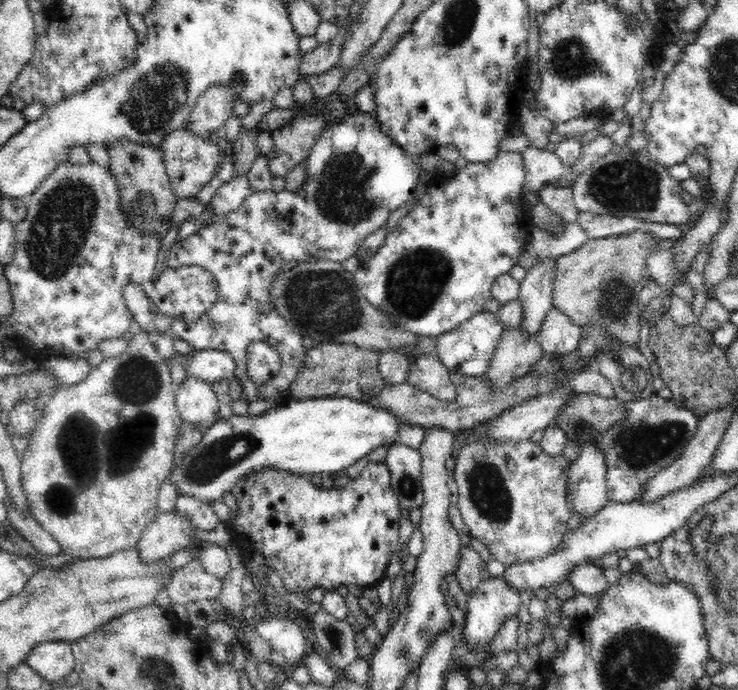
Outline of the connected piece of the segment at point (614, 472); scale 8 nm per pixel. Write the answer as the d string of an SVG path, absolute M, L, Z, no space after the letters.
M657 394L648 398L622 401L624 420L604 430L592 443L604 451L607 459L606 488L610 502L632 502L641 495L647 480L675 462L696 430L701 417L692 410Z

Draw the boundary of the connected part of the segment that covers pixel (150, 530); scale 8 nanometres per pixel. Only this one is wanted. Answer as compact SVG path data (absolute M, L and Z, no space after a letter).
M159 512L156 518L148 525L137 542L137 549L142 562L160 562L170 558L179 550L186 547L188 542L195 539L194 533L198 530L189 520L177 512Z

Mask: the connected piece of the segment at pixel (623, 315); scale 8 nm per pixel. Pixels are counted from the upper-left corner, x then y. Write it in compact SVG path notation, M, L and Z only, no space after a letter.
M633 231L630 234L618 234L616 237L590 239L589 242L564 257L556 259L553 278L552 306L566 315L572 323L582 328L587 325L602 326L610 336L622 340L628 346L638 347L640 333L640 316L638 294L651 279L647 269L647 259L654 253L660 242L654 241L644 231Z

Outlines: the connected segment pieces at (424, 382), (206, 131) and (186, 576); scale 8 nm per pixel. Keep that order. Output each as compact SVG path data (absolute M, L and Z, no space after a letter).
M433 353L411 361L407 381L444 402L452 402L457 395L452 374Z
M228 84L209 86L199 97L184 129L202 137L214 139L232 116L236 93Z
M191 565L175 569L165 590L174 604L187 605L196 600L213 600L222 590L223 579Z

